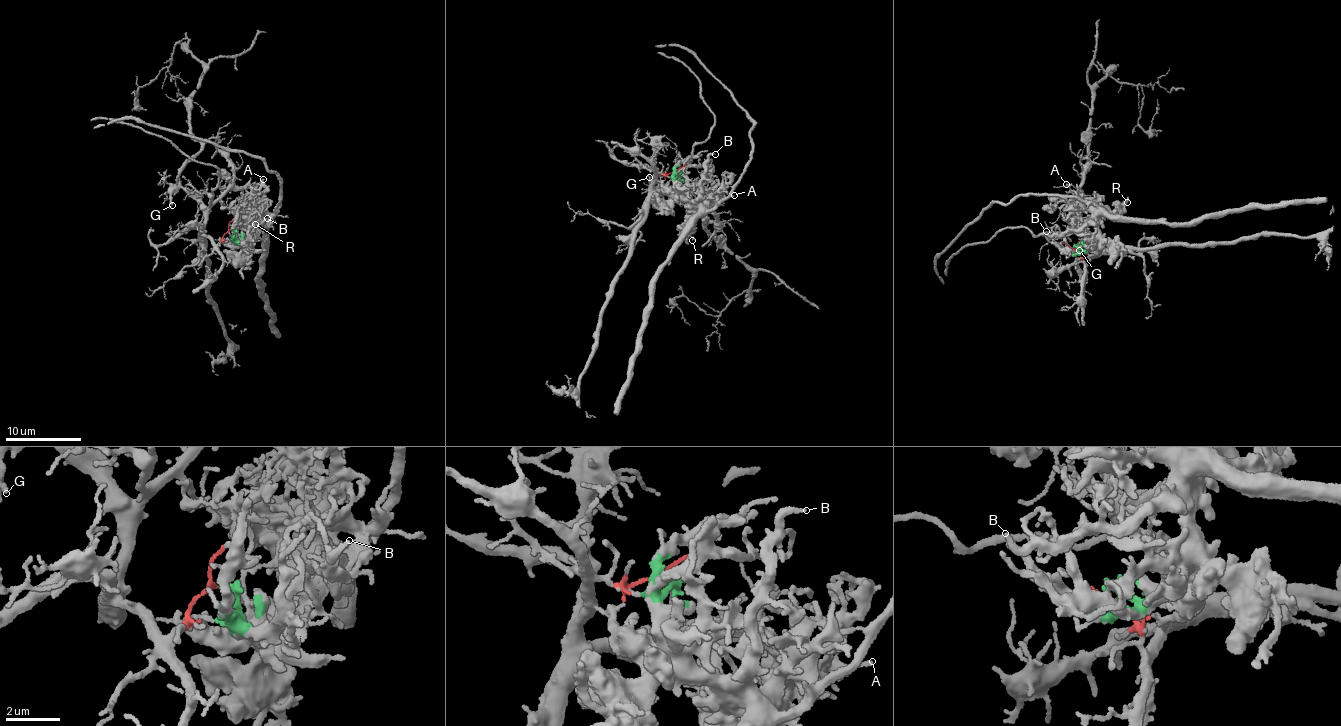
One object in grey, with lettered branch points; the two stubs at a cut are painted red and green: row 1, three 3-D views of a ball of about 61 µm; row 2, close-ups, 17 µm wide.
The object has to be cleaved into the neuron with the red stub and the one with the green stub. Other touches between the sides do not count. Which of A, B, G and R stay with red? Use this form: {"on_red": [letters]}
{"on_red": ["G"]}

